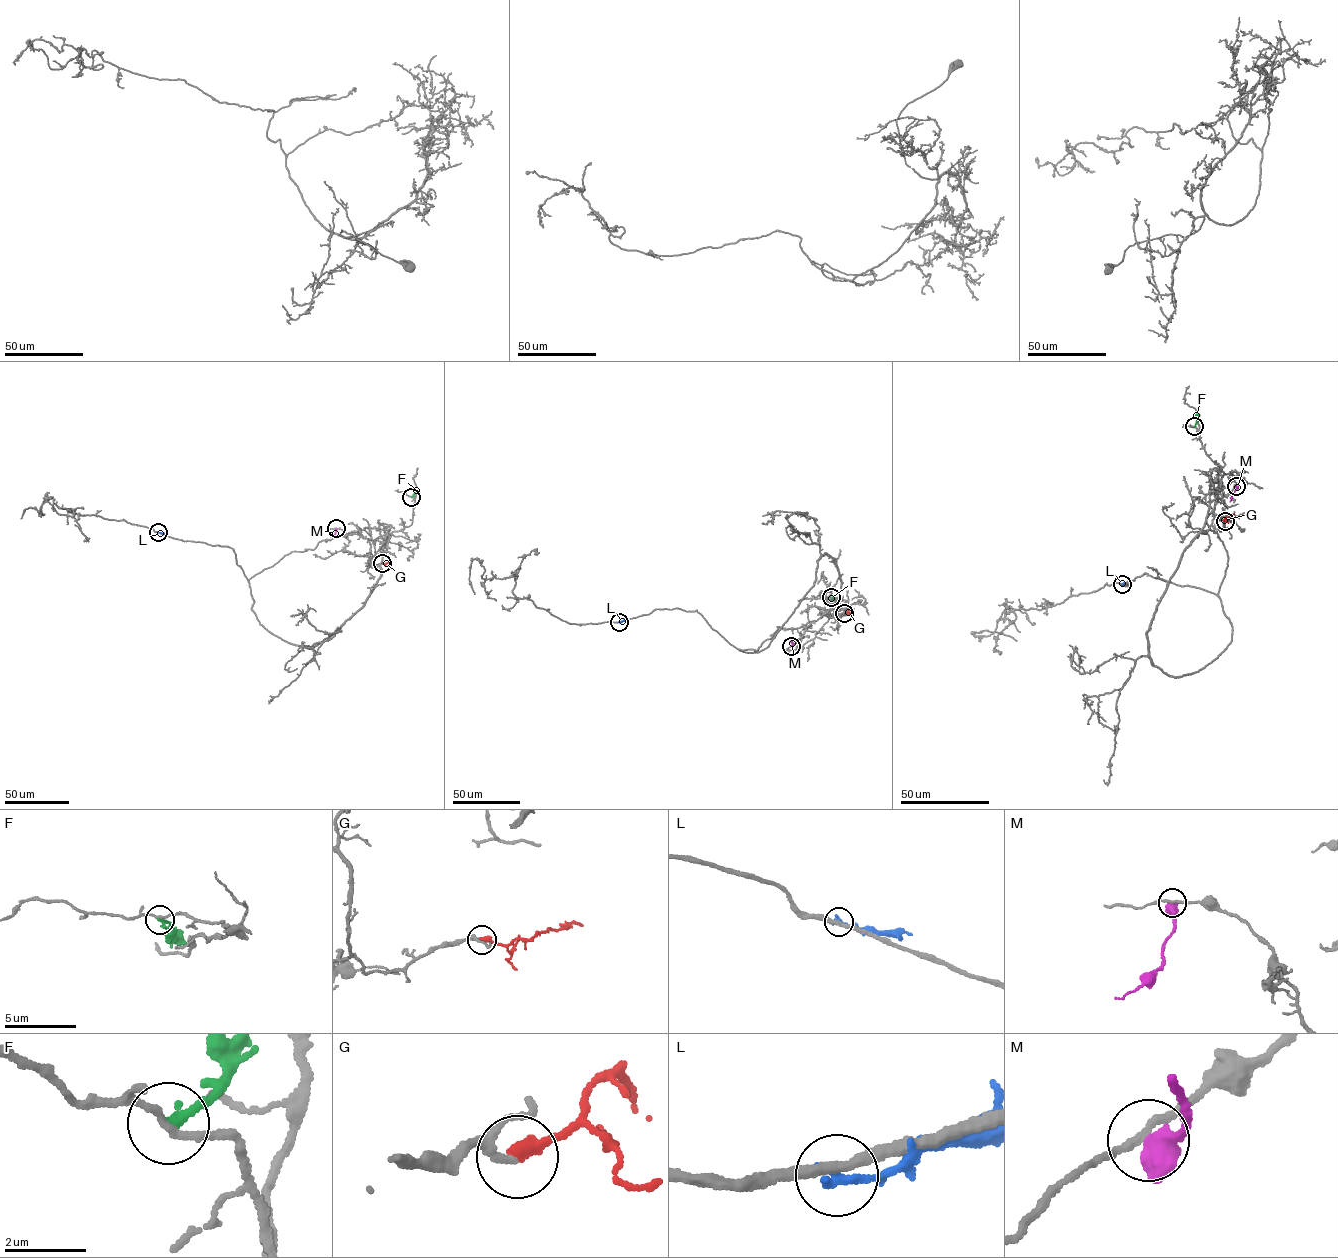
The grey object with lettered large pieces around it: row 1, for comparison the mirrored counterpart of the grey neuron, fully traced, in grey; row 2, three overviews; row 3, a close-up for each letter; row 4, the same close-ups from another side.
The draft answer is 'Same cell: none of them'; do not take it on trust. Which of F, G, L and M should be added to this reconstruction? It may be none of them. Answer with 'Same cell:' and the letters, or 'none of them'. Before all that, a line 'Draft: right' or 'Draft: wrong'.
Draft: wrong
Same cell: G

